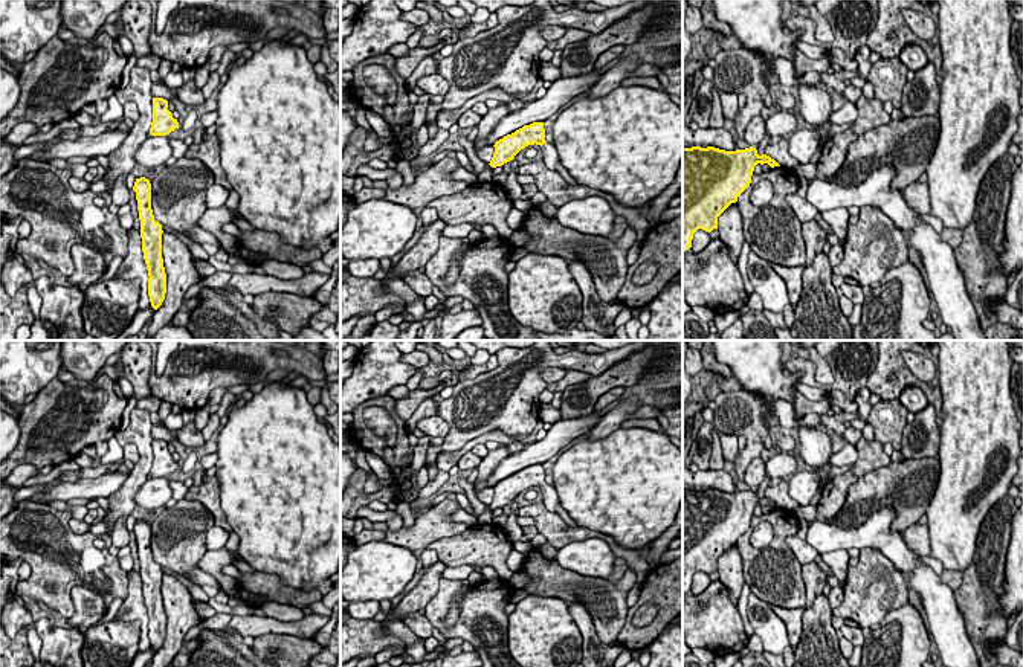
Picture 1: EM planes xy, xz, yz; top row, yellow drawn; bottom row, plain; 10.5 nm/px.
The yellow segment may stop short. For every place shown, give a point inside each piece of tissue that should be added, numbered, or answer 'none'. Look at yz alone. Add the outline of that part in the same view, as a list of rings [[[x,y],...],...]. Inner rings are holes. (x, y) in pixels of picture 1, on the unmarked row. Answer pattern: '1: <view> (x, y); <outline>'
none

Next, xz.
1: xz (550, 498); [[[544,485],[542,487],[542,502],[545,507],[556,513],[556,507],[560,505],[559,495],[553,485]]]

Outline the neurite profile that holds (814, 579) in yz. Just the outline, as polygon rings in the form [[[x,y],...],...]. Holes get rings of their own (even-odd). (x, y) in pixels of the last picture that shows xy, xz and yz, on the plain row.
[[[814,562],[802,565],[802,577],[806,586],[806,607],[811,607],[823,594],[828,577]]]

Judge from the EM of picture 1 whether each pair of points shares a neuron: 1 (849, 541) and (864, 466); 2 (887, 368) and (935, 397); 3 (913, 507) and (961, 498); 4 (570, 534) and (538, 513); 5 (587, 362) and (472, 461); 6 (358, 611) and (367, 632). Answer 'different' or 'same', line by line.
1: different
2: same
3: different
4: same
5: different
6: different

